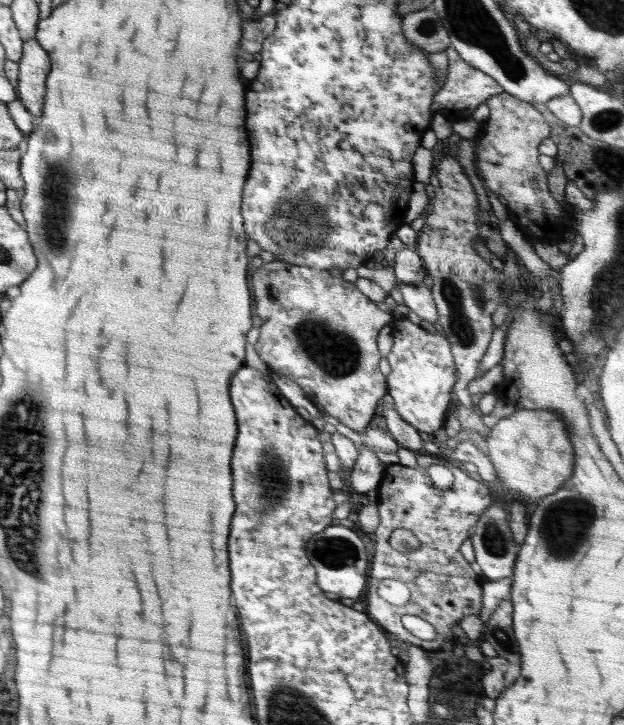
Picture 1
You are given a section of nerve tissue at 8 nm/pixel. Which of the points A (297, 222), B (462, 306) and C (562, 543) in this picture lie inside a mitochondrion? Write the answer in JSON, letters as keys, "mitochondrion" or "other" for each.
{"A":"mitochondrion","B":"mitochondrion","C":"mitochondrion"}

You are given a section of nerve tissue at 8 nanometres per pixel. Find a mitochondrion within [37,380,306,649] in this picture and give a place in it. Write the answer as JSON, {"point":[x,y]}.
{"point":[271,475]}

